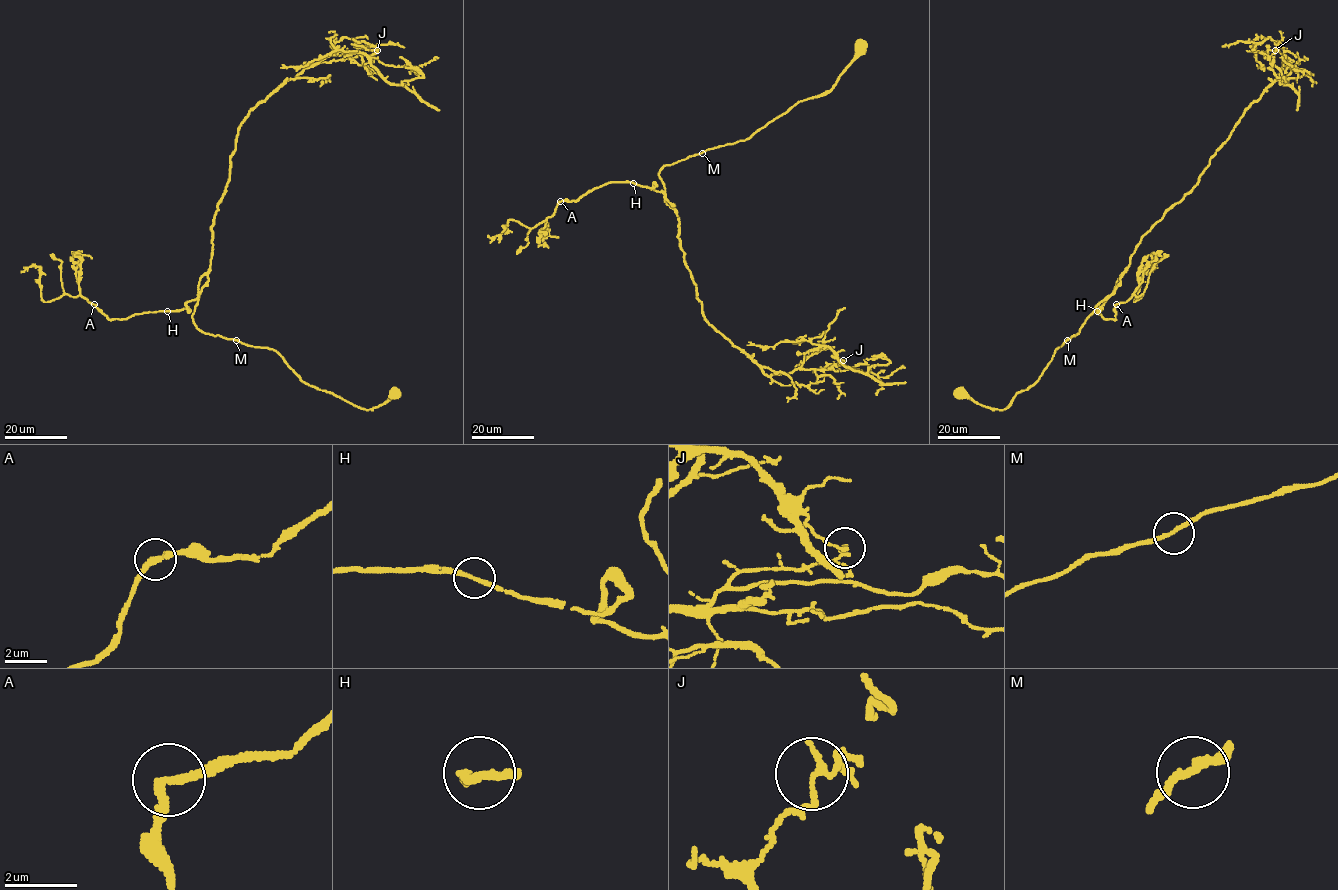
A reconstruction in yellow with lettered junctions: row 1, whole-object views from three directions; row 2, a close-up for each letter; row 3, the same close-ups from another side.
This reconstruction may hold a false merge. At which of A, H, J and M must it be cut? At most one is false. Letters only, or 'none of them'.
J

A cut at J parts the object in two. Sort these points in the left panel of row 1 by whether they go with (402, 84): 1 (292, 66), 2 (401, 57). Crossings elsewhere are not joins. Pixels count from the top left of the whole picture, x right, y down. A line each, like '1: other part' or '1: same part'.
1: same part
2: same part

